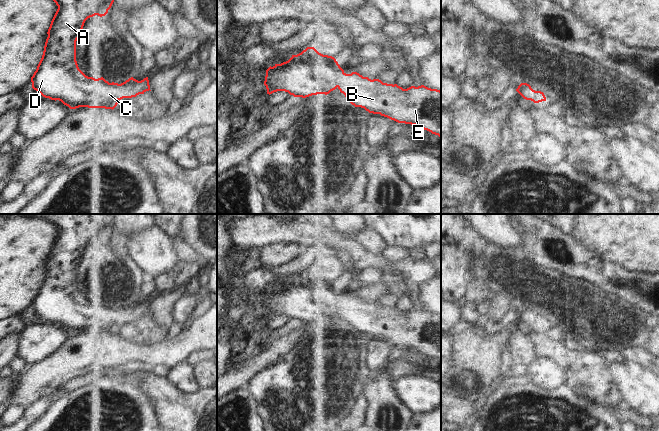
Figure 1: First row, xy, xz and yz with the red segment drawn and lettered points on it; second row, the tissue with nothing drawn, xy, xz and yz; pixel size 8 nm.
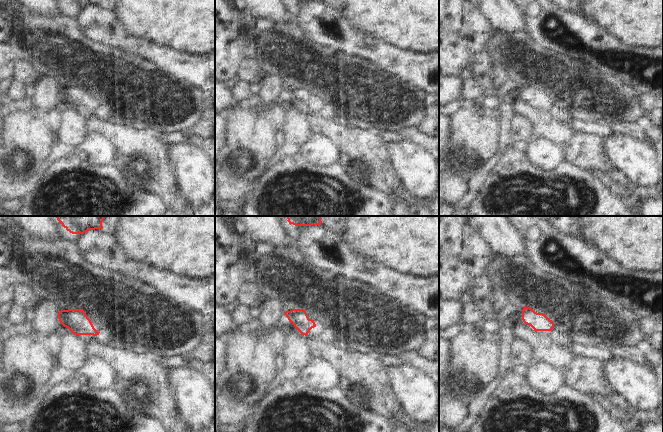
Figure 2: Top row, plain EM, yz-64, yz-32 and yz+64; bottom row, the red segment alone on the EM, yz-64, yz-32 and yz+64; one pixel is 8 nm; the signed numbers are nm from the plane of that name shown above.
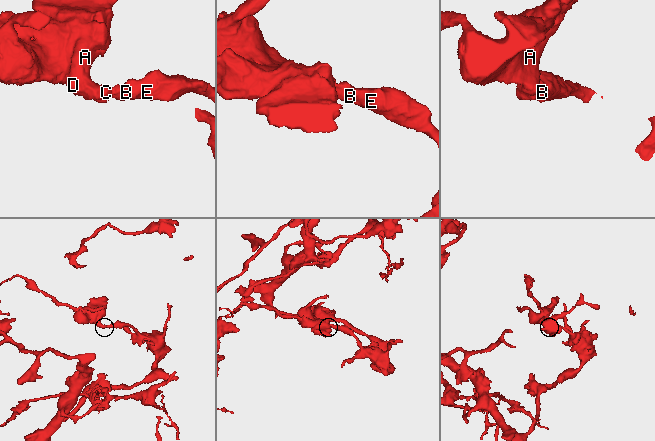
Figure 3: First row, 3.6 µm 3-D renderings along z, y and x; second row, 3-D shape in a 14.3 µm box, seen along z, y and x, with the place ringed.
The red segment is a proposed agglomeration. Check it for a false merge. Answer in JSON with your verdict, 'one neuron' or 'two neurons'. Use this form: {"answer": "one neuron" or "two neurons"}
{"answer": "one neuron"}

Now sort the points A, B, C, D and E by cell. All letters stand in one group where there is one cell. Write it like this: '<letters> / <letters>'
A B C D E

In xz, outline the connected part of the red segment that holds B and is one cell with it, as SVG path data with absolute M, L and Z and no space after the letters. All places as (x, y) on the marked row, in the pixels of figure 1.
M307 47L301 53L281 64L266 70L264 85L267 94L285 91L294 97L306 98L317 94L329 94L338 88L355 107L364 108L369 113L380 114L398 123L416 125L441 138L441 91L424 85L403 89L397 84L383 83L379 79L369 79L357 72L346 74L336 59L319 53L314 47Z

